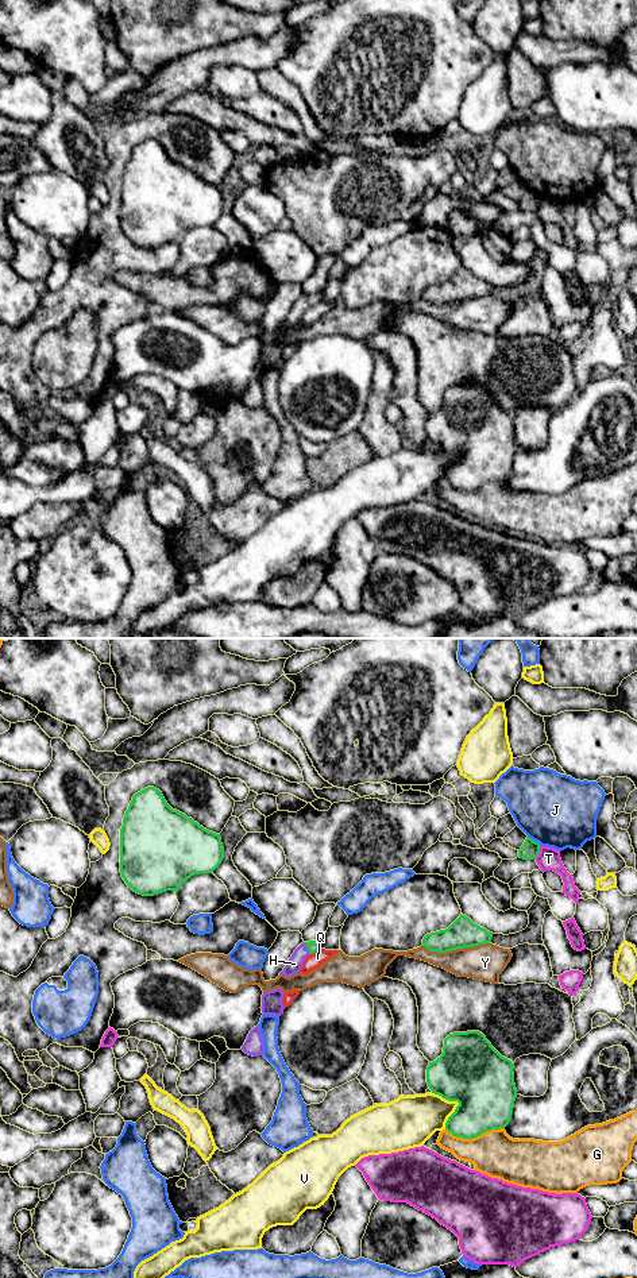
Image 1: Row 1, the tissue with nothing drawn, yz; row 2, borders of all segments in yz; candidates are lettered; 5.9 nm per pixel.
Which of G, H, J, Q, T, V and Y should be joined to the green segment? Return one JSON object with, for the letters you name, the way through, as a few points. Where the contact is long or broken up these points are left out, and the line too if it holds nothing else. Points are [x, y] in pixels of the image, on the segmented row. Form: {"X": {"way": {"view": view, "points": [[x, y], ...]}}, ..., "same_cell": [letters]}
{"H": {"way": {"view": "yz", "points": [[313, 946], [308, 949], [294, 964]]}}, "same_cell": ["H"]}

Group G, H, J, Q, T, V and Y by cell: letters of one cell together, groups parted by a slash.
G / H / J / Q / T / V / Y

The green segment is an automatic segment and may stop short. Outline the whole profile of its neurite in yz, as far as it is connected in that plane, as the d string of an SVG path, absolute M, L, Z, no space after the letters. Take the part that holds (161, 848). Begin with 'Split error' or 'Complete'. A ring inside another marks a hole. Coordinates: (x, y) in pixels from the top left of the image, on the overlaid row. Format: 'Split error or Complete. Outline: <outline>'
Complete. Outline: M147 787L132 796L120 829L120 873L134 892L143 896L154 896L166 891L177 893L192 876L212 873L221 864L223 858L224 848L220 834L204 829L192 818L173 810L159 789Z

